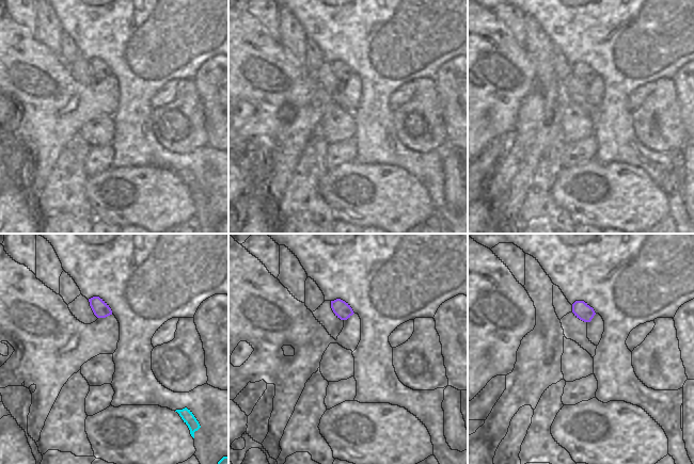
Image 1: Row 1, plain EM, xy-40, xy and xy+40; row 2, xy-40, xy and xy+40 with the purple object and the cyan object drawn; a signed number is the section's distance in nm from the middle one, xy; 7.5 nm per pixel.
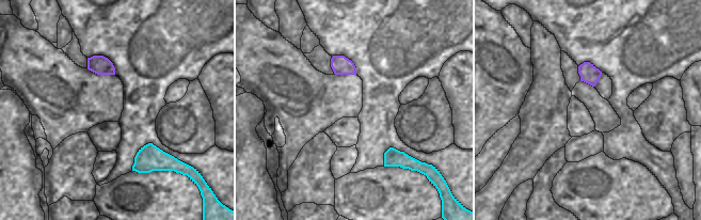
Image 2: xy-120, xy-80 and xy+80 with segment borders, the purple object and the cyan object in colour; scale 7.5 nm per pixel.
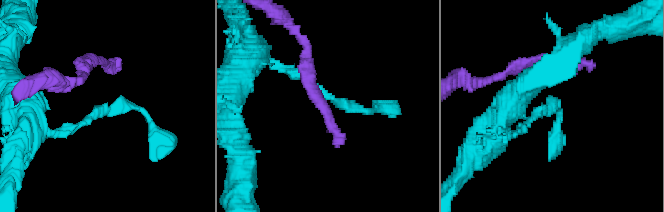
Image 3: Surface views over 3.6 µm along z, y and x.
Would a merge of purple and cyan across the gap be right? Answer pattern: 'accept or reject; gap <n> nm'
reject; gap 850 nm

